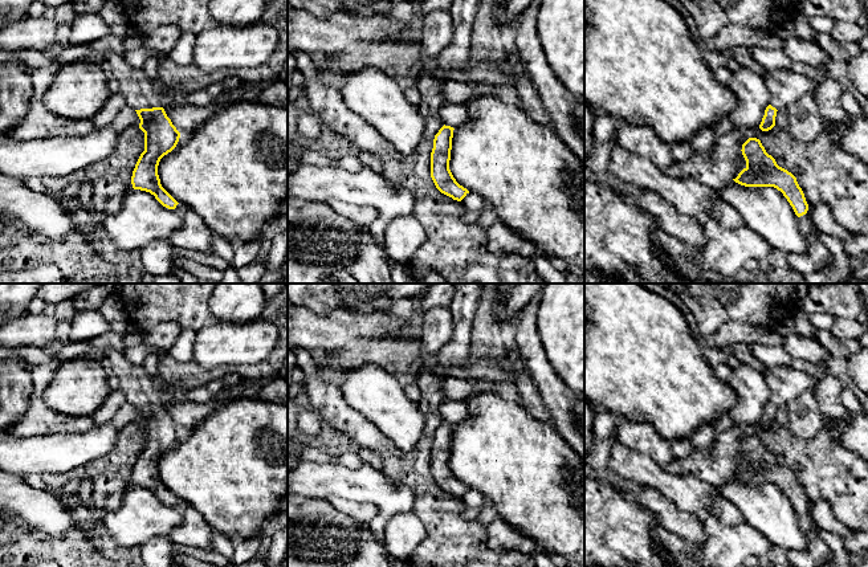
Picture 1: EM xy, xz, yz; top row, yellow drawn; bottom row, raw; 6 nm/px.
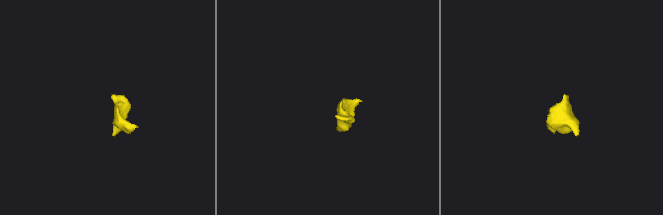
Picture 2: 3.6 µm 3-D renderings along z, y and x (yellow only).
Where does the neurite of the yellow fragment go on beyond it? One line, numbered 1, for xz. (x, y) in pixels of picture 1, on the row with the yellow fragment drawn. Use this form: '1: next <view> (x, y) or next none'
1: next none

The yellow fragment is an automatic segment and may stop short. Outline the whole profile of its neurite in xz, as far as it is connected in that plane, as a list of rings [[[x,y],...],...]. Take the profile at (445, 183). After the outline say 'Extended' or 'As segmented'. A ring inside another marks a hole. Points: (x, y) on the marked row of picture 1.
[[[444,125],[435,135],[431,152],[431,178],[441,193],[461,201],[469,191],[456,181],[449,170],[453,130]]]. As segmented

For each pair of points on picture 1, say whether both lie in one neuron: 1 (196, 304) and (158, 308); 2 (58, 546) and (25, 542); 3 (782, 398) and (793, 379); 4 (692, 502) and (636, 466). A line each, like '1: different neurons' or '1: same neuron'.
1: same neuron
2: same neuron
3: same neuron
4: same neuron

